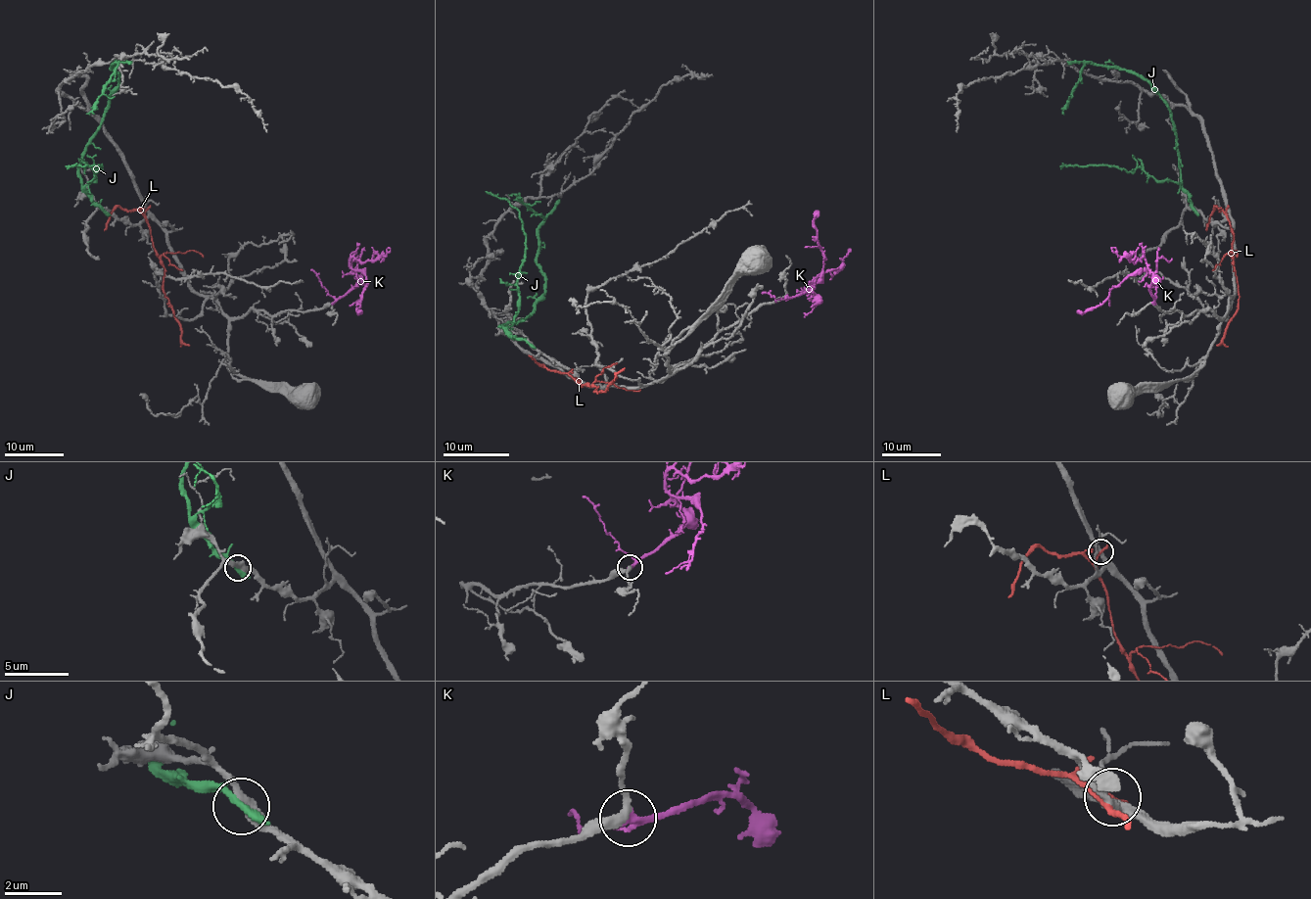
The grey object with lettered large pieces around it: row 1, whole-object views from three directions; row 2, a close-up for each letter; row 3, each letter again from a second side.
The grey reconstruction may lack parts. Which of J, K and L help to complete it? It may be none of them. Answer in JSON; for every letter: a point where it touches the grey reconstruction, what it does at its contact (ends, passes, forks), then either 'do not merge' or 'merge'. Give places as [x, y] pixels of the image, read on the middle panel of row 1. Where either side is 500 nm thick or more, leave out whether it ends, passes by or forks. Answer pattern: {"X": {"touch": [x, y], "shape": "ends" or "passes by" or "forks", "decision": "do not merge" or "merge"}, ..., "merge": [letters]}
{"J": {"touch": [529, 344], "shape": "passes by", "decision": "do not merge"}, "K": {"touch": [786, 297], "shape": "passes by", "decision": "merge"}, "L": {"touch": [577, 378], "shape": "passes by", "decision": "do not merge"}, "merge": ["K"]}

